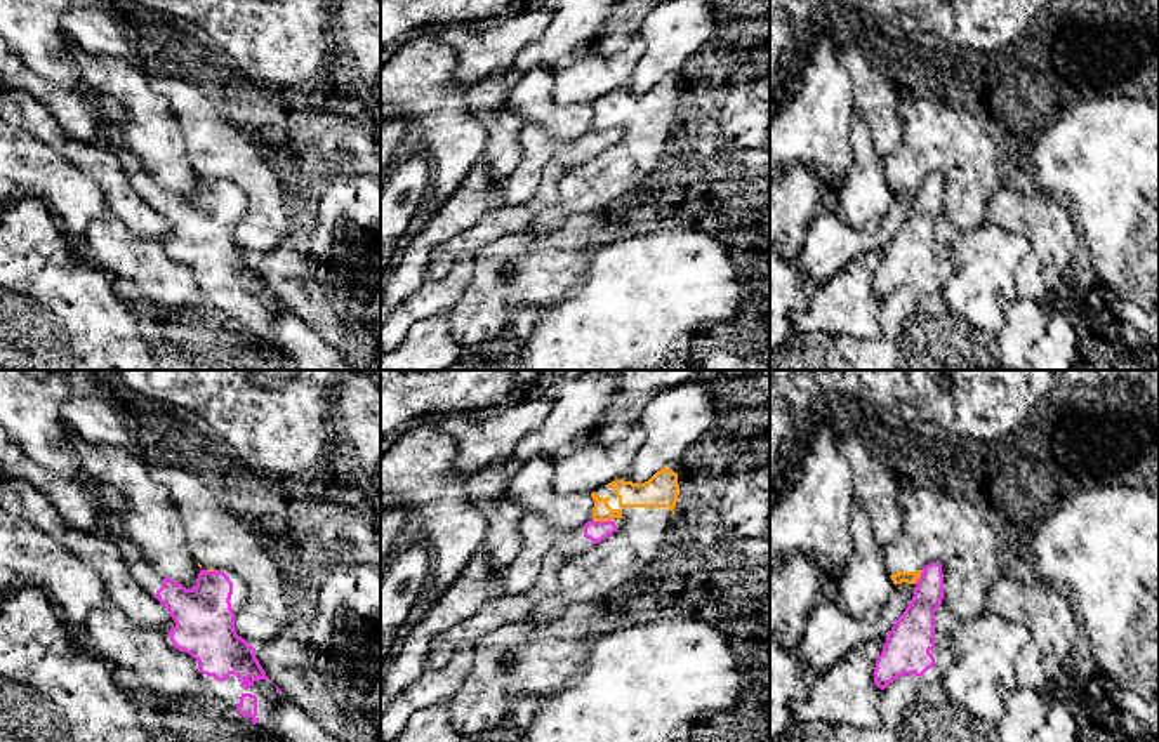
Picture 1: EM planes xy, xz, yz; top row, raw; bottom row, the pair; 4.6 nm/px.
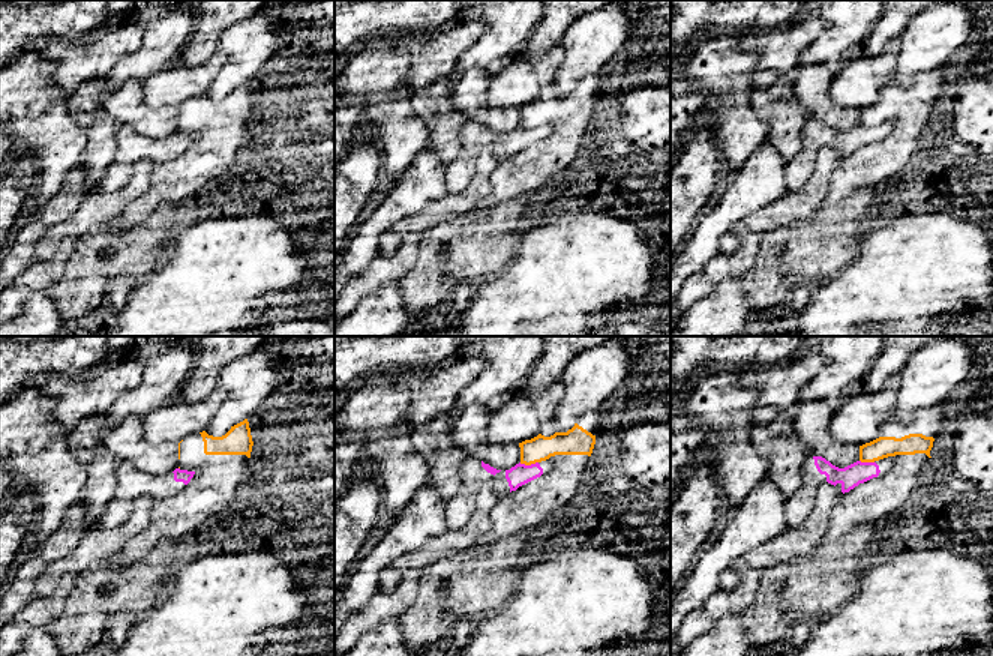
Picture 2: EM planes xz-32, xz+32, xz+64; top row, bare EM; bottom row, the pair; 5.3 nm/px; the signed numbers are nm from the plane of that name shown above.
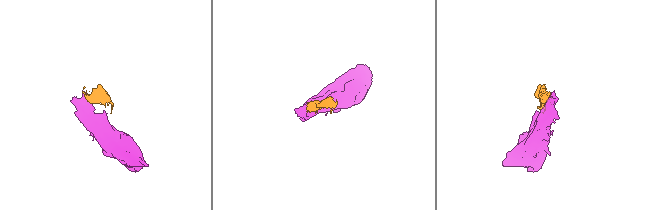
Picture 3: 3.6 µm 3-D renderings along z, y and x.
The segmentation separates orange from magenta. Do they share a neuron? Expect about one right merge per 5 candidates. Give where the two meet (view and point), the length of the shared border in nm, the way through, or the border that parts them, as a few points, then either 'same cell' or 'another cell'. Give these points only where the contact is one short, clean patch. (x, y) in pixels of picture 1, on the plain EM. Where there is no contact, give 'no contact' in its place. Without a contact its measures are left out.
contact xz (602, 131); length 90 nm; border xz (593, 129), (610, 131); another cell

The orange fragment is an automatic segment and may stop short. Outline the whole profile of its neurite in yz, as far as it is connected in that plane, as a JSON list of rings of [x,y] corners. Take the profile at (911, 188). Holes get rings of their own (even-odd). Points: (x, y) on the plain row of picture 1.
[[[921,94],[898,103],[902,139],[884,158],[893,195],[916,195],[930,174],[940,174],[944,210],[957,228],[973,229],[985,221],[987,205],[1003,184],[1006,144],[970,111]]]

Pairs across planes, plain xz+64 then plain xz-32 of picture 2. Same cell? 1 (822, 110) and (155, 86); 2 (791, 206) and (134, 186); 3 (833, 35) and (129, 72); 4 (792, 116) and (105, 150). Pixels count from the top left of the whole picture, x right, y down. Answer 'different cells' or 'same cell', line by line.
1: different cells
2: same cell
3: same cell
4: same cell

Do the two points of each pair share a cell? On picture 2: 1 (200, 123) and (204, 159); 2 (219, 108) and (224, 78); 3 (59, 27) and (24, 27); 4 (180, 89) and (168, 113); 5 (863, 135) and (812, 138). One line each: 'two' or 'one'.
1: one
2: two
3: one
4: two
5: one

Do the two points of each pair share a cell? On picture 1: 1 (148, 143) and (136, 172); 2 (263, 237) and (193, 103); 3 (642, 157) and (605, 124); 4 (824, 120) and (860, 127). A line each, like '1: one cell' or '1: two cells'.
1: two cells
2: one cell
3: one cell
4: two cells

